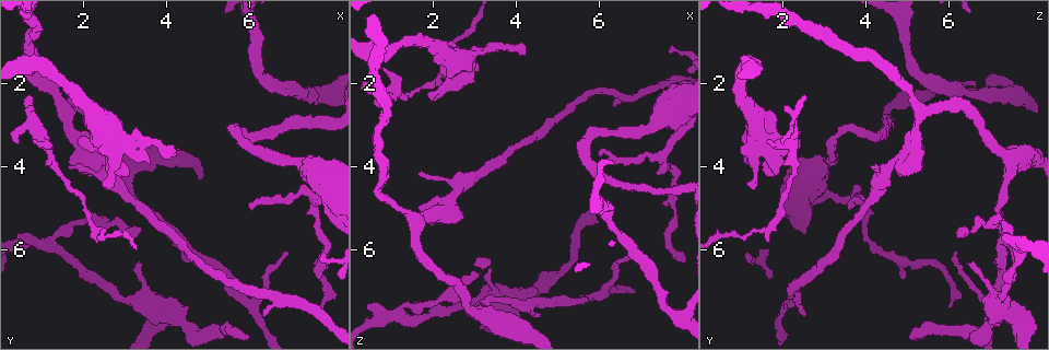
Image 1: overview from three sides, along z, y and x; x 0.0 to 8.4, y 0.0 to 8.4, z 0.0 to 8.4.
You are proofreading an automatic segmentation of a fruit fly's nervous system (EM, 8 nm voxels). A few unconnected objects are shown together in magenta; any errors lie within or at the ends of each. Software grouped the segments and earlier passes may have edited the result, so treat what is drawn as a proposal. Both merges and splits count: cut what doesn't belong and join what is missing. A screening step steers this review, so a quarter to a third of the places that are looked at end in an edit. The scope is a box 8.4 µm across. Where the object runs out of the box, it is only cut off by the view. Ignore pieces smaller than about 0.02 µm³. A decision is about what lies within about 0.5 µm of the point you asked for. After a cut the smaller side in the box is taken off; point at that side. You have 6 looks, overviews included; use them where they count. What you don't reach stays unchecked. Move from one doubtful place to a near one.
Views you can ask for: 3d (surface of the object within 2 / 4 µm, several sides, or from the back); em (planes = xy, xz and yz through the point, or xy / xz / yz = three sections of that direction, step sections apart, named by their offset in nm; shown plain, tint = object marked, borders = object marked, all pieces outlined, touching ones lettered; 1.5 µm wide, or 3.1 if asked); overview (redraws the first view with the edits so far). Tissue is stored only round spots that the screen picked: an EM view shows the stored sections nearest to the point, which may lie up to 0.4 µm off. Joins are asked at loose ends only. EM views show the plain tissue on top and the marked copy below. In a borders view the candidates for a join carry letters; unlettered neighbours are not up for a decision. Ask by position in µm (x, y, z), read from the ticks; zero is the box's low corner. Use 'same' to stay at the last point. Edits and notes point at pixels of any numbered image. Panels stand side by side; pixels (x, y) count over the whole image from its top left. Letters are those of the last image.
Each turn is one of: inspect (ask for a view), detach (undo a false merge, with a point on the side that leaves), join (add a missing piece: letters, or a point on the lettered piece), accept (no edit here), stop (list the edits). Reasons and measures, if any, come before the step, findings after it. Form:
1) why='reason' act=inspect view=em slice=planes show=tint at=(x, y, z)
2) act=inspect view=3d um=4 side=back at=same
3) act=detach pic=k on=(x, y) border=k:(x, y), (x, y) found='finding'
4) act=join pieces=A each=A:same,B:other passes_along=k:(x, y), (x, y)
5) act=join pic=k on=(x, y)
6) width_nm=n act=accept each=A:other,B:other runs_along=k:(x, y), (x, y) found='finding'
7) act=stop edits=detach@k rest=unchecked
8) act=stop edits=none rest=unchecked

act=inspect view=em slice=xz step=8 show=tint at=(2.95, 3.90, 7.40)

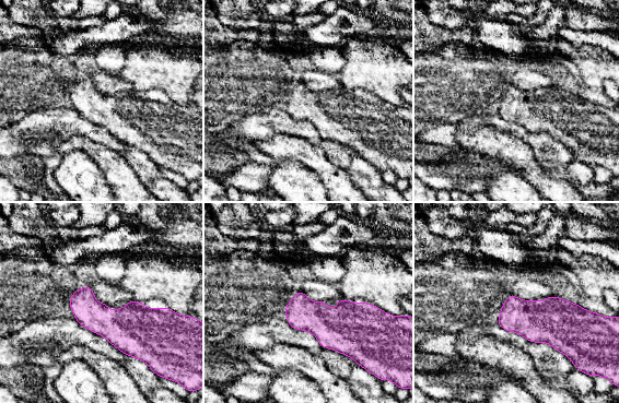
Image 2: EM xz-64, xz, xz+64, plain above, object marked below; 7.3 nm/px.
why='cut it another way' act=inspect view=em slice=planes show=borders at=same

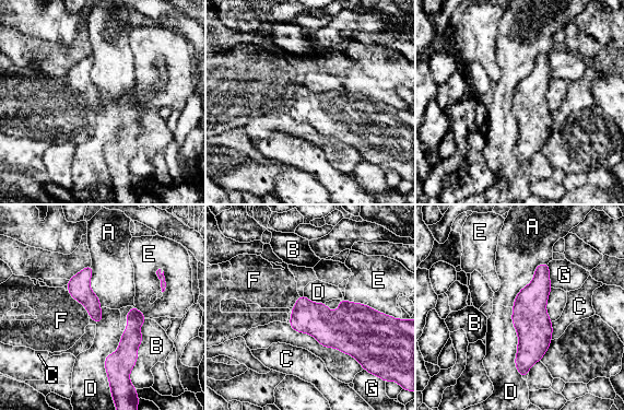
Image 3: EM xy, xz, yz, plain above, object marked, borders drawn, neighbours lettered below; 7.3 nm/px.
width_nm=120 act=accept each=A:other,B:other,C:other,D:other,E:other,F:other,G:other border=3:(511, 307), (515, 366), (521, 377) found='continuous, no second cell'

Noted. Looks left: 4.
why='free end' act=inspect view=em slice=planes show=borders at=(4.50, 6.35, 7.55)

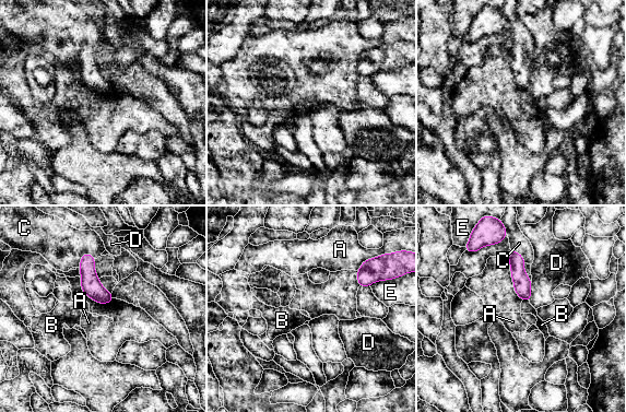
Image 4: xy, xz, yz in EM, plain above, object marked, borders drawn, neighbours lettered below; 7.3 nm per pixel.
width_nm=100 act=accept each=A:other,B:other,C:other,D:other,E:other border=4:(522, 299), (529, 302) found='none of them fits'

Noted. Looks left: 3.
why='an open end' act=inspect view=3d um=2 at=(0.85, 3.30, 1.70)

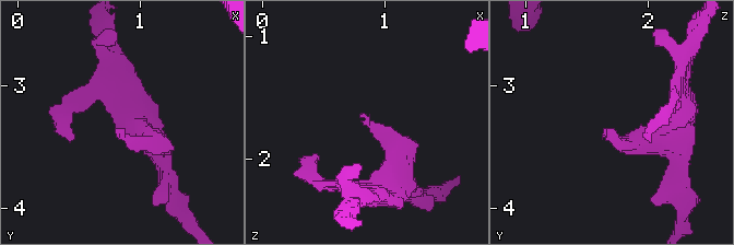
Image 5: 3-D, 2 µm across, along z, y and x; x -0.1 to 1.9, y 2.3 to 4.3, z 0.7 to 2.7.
why='need the tissue' act=inspect view=em slice=planes show=tint at=(0.86, 3.36, 1.66)

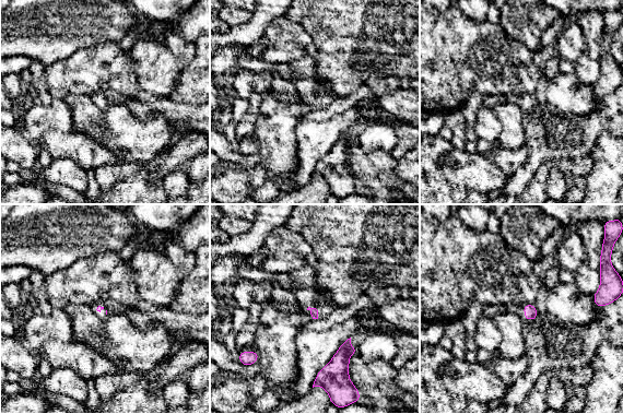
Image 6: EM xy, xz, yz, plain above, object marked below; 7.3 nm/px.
act=inspect view=em slice=planes show=borders at=same

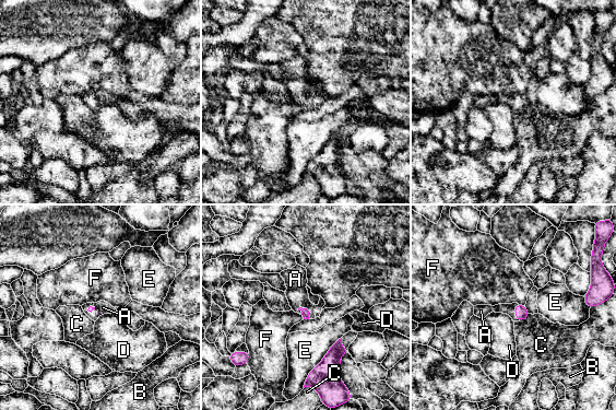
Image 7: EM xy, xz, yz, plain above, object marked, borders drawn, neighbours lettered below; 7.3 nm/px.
act=join pieces=A each=A:same,B:other,C:other,D:other,E:other,F:other passes_along=7:(305, 312), (308, 311), (296, 280) found='it goes on there'

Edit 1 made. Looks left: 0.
act=stop edits=join@7 rest=unchecked

